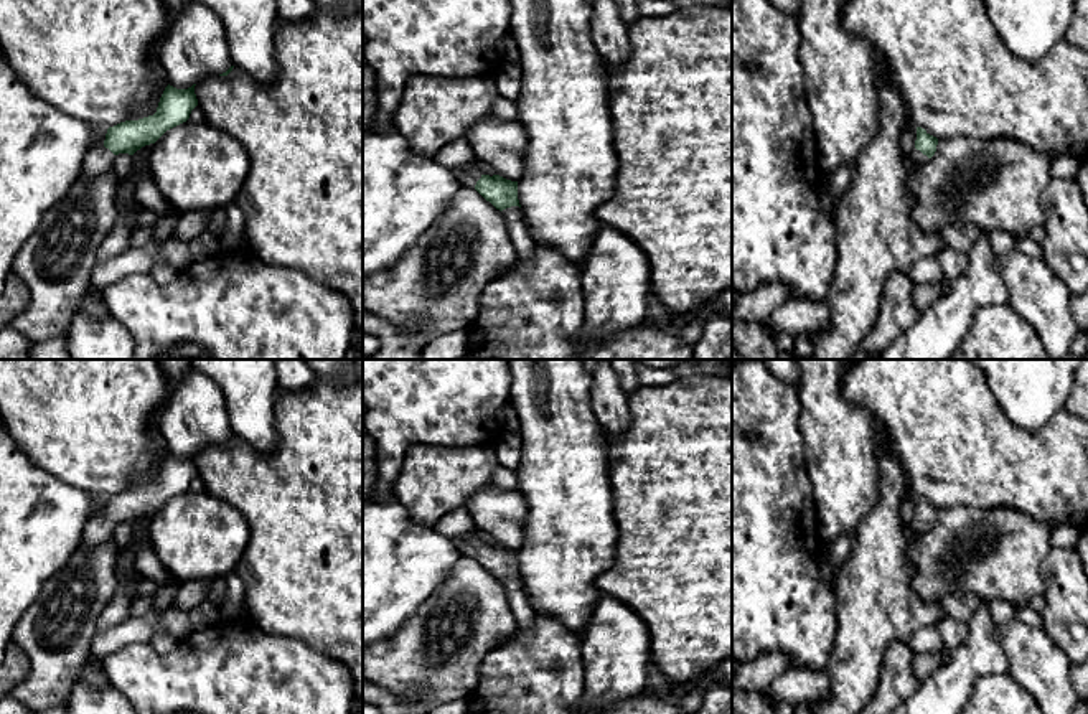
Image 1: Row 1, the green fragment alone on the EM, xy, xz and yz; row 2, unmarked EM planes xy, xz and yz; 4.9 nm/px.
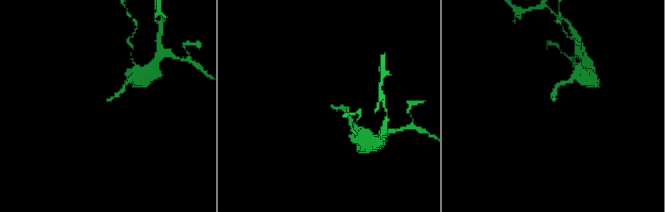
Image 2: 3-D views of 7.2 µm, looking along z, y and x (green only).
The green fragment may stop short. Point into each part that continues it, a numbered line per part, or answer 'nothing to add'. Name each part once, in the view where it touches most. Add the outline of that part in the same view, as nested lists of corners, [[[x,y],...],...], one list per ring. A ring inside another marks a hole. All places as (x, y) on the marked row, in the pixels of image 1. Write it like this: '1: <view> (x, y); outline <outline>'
1: yz (917, 160); outline [[[915,148],[912,157],[910,158],[905,157],[905,160],[907,160],[908,176],[912,178],[926,165],[930,158]]]

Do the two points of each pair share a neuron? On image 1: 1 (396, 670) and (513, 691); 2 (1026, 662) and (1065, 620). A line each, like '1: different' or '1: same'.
1: different
2: different

